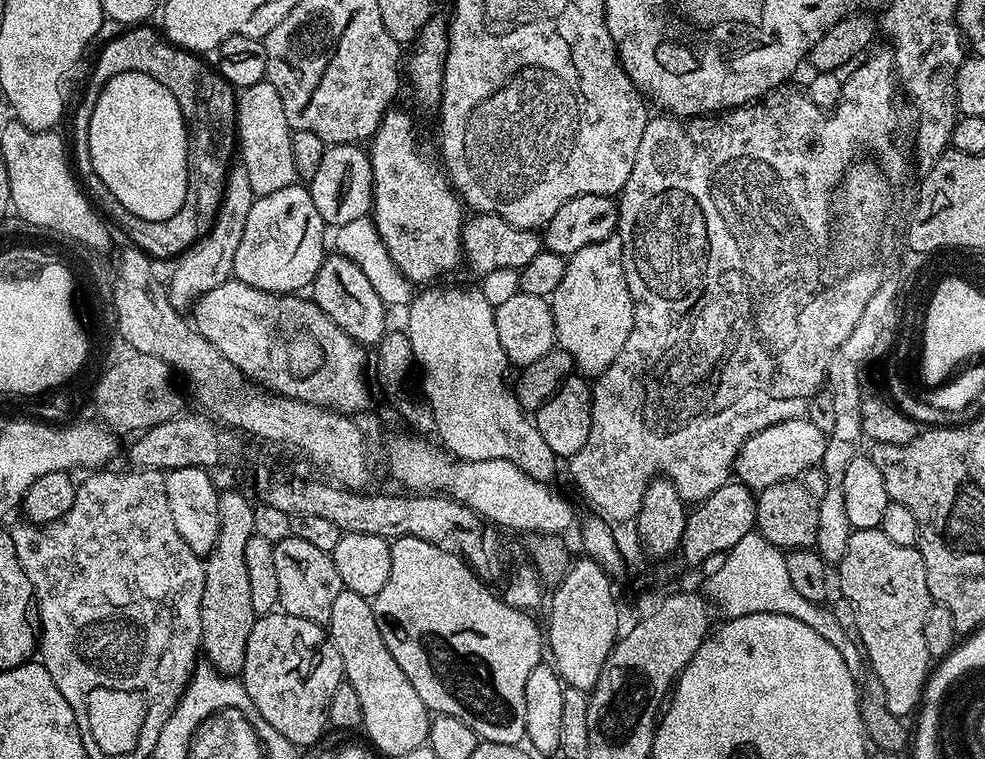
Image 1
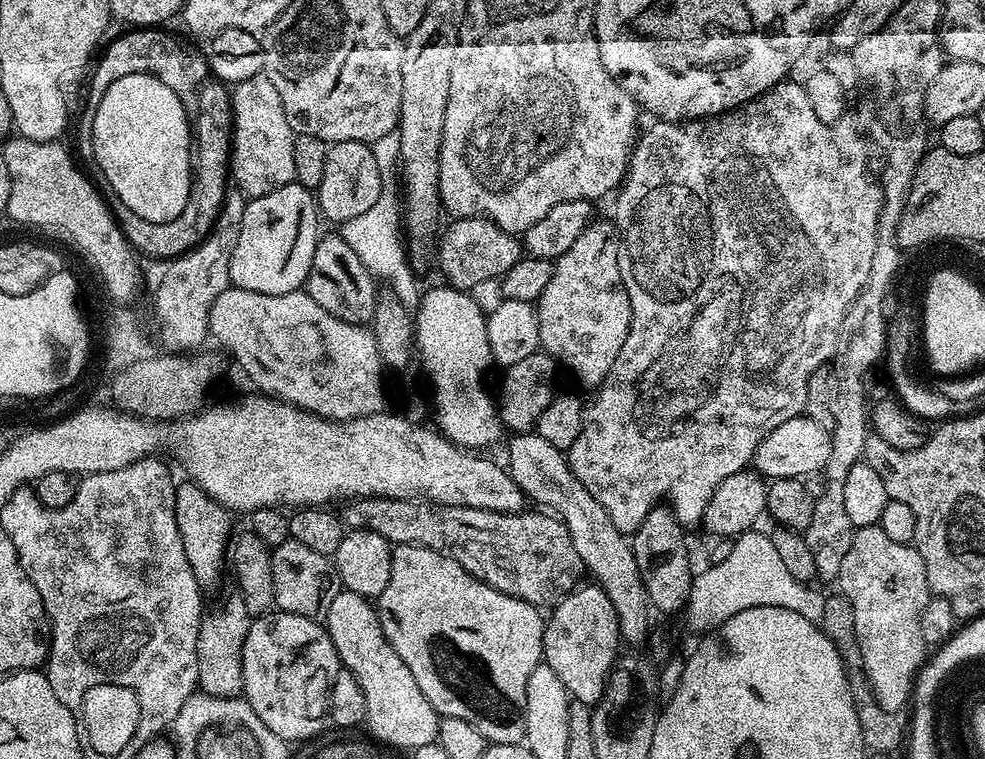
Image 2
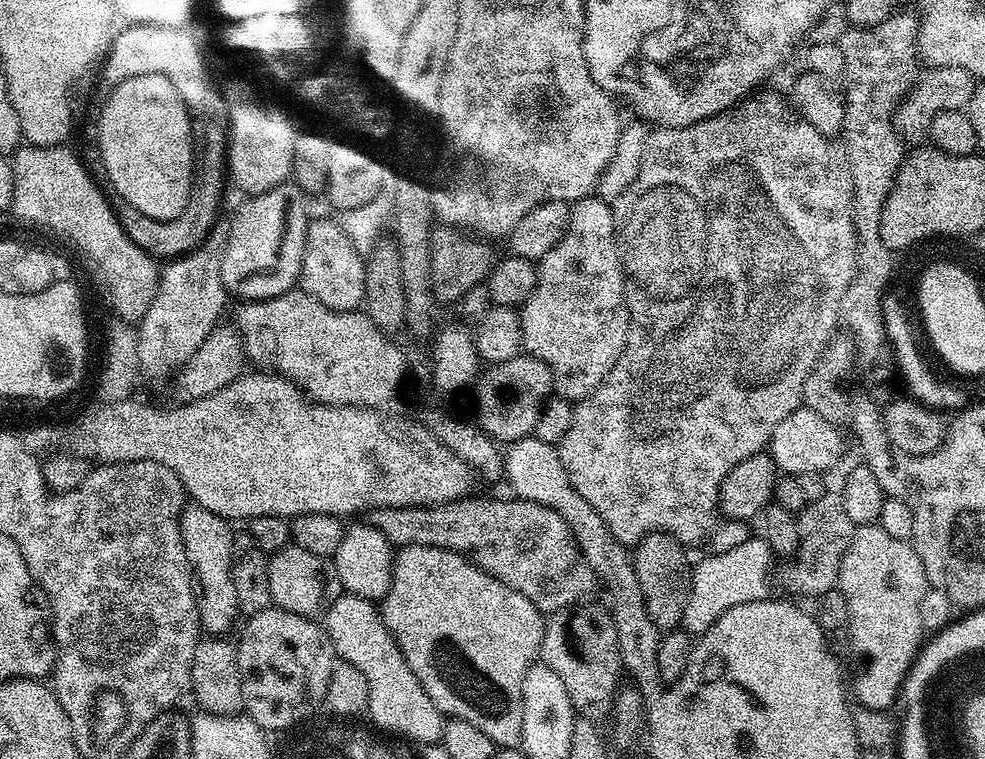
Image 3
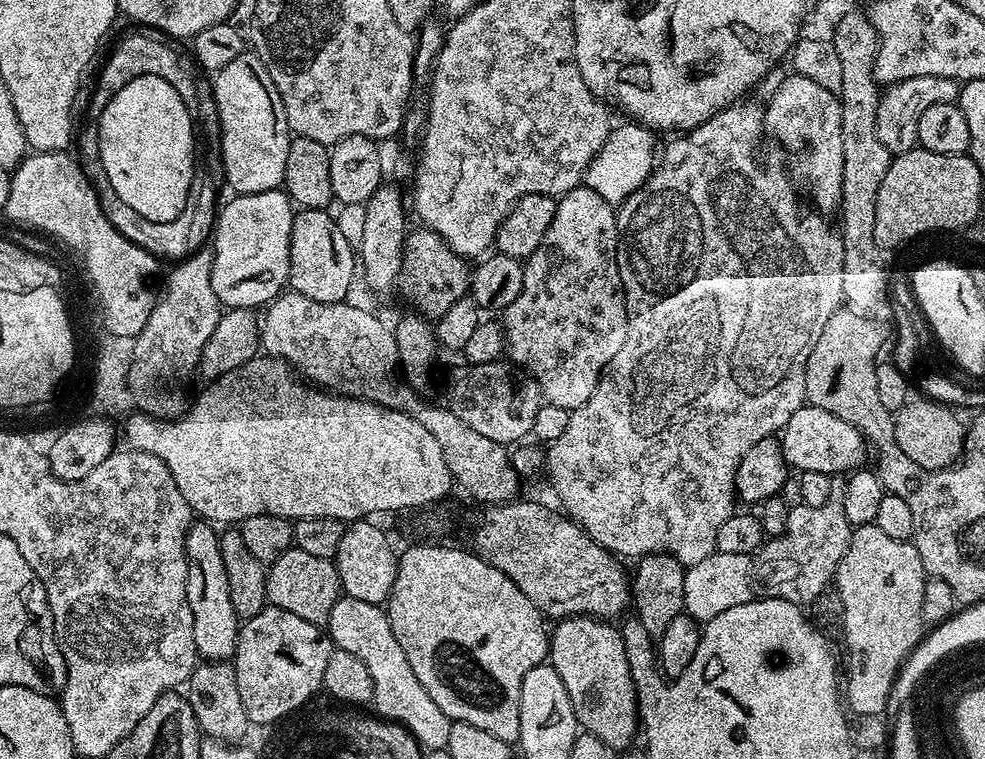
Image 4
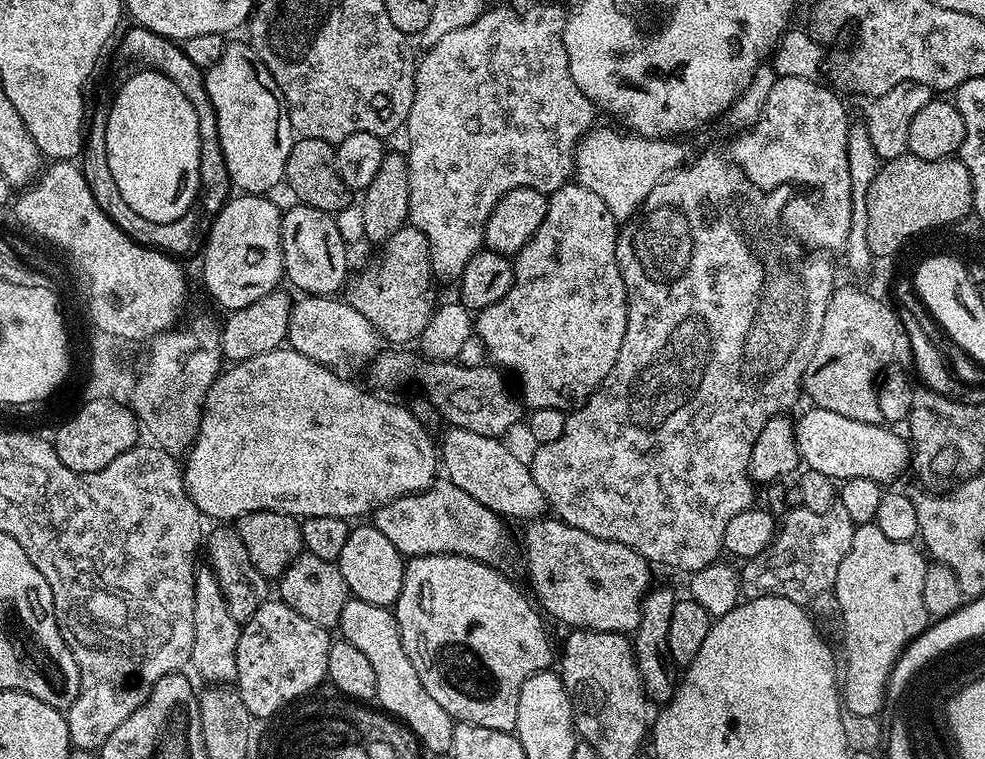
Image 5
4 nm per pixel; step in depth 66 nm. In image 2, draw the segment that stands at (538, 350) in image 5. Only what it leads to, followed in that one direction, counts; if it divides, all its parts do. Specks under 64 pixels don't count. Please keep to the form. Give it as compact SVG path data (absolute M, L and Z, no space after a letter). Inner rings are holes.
M593 219L585 226L582 234L578 234L578 242L554 262L550 282L546 282L546 290L542 290L534 304L540 327L540 348L563 367L565 364L576 375L577 382L589 390L599 388L606 374L610 374L610 366L614 366L614 358L618 358L618 350L622 350L622 342L626 342L632 321L630 298L620 273L620 233L617 225L608 220Z

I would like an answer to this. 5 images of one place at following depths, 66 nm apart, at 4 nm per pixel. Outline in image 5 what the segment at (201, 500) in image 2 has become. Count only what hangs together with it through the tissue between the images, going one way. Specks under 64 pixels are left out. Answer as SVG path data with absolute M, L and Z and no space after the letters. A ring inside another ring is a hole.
M197 567L194 582L194 646L190 668L202 679L208 680L204 682L212 686L228 686L235 681L238 674L236 651L241 627L241 621L230 614L226 598L222 598L222 586L218 586L218 578L211 568Z

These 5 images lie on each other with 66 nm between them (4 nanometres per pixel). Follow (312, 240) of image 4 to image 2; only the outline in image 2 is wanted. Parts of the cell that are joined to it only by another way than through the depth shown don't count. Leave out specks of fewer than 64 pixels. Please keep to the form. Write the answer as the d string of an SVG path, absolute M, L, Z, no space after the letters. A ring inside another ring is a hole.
M339 234L321 235L316 242L314 260L310 262L310 274L306 290L322 310L326 310L334 318L342 318L342 322L367 325L375 312L378 297L377 281L372 273L362 266L362 258L346 246Z

